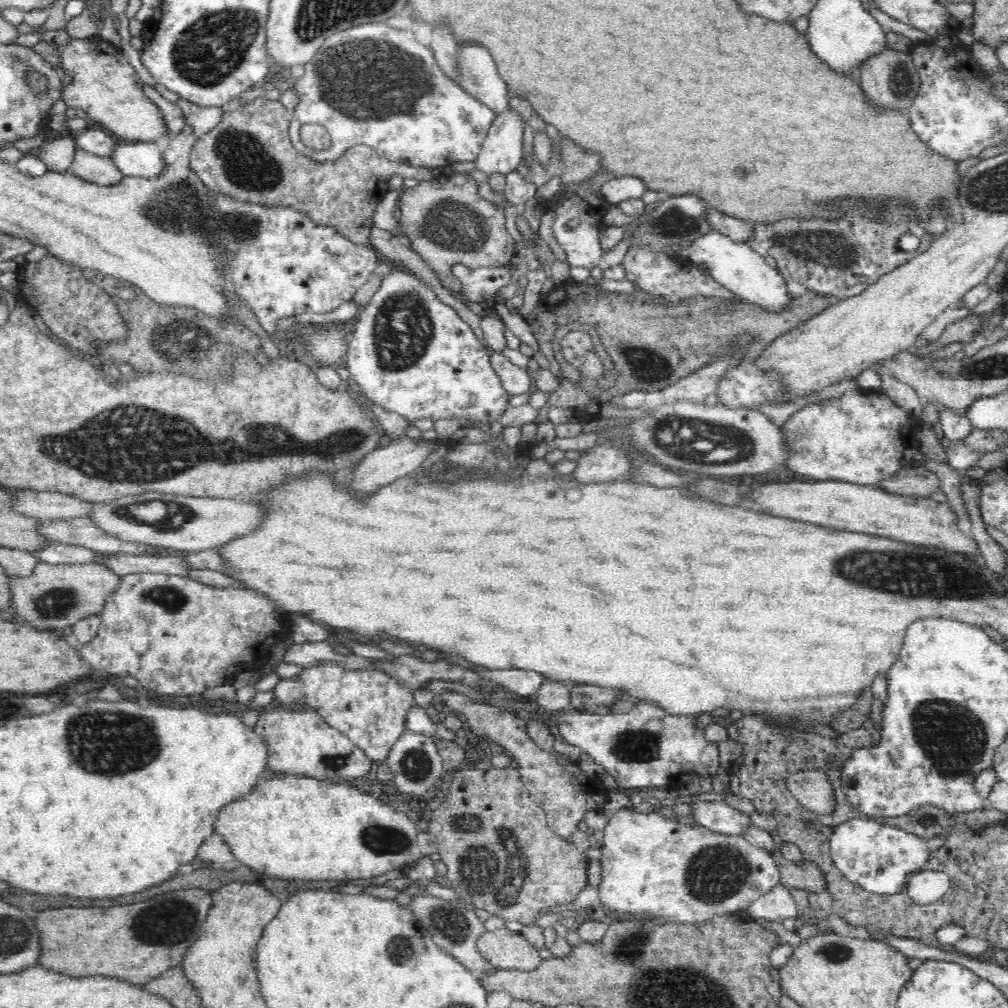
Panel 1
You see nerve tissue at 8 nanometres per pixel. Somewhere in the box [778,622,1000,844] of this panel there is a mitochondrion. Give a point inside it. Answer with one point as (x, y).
(954, 741)

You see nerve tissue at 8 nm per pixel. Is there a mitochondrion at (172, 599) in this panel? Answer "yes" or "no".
yes

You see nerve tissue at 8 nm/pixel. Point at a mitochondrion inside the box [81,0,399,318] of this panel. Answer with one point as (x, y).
(207, 53)

